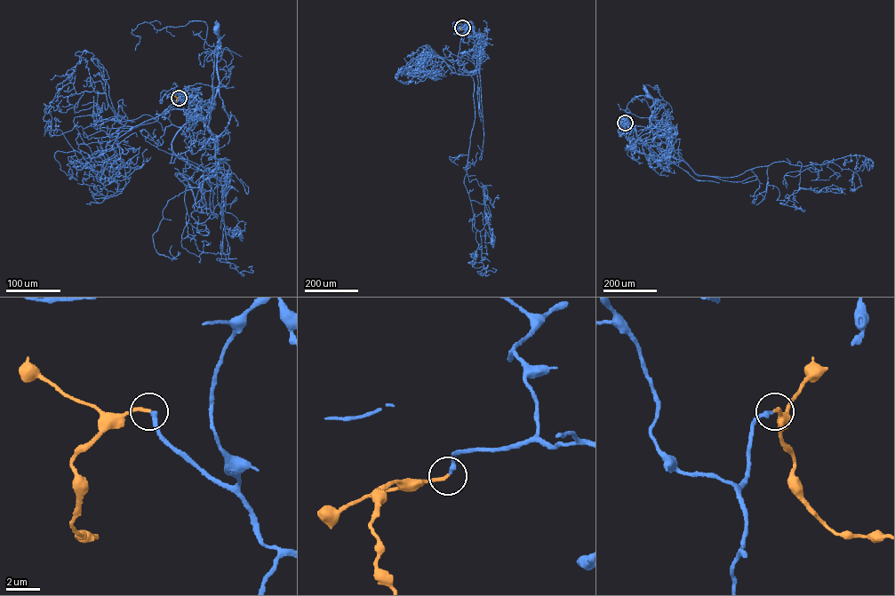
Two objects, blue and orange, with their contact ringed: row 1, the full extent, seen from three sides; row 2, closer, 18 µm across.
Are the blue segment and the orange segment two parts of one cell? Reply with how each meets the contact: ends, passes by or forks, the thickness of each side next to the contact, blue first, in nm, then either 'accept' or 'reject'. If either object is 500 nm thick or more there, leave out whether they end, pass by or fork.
blue ends; orange ends; calibres 240 and 220 nm; accept

